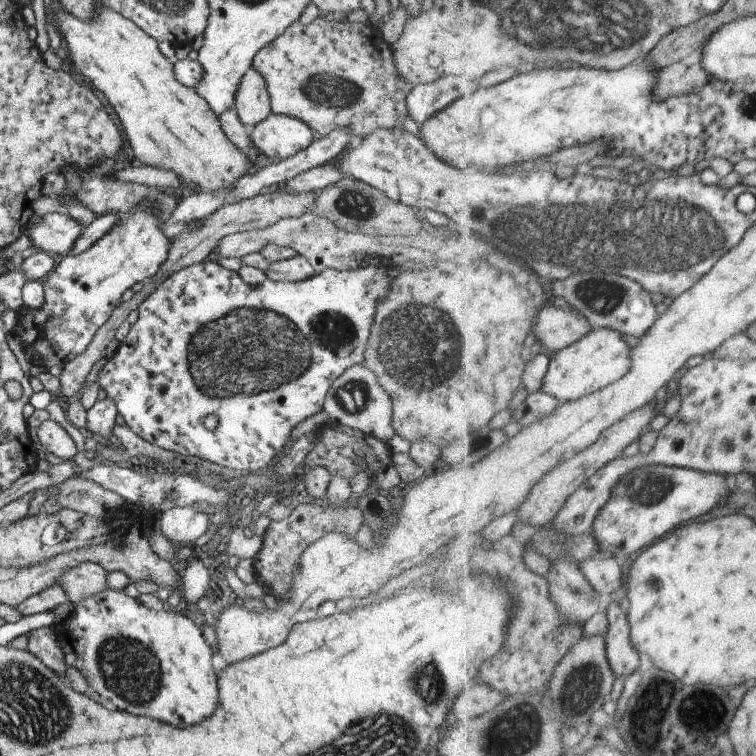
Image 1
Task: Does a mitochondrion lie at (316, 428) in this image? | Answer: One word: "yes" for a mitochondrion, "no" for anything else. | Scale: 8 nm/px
no

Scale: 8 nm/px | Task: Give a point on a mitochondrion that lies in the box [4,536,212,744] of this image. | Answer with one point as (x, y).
(129, 669)

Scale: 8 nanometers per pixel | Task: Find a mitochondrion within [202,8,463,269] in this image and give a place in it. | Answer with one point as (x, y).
(331, 91)

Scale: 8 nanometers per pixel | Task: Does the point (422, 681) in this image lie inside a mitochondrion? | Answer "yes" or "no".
yes

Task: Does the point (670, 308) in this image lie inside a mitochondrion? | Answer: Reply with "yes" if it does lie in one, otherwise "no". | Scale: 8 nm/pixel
no

